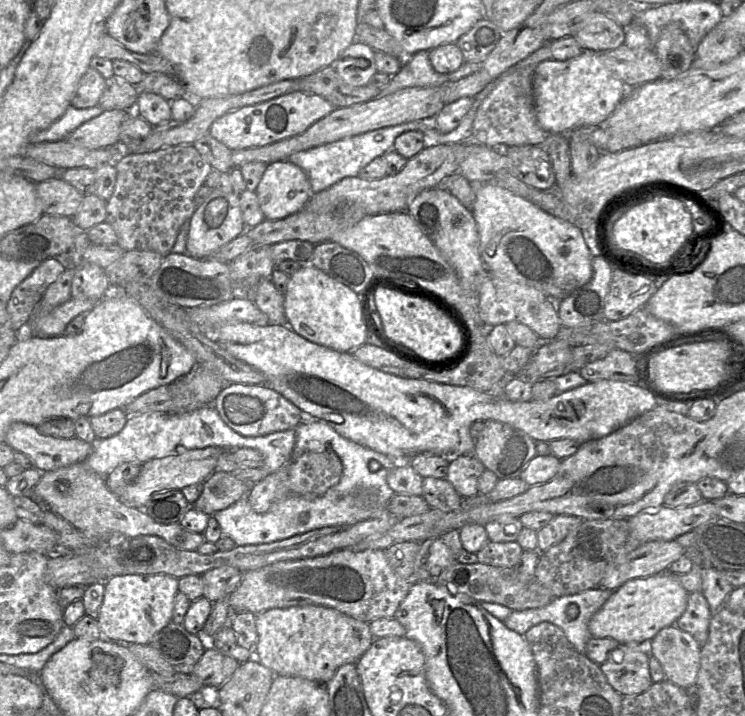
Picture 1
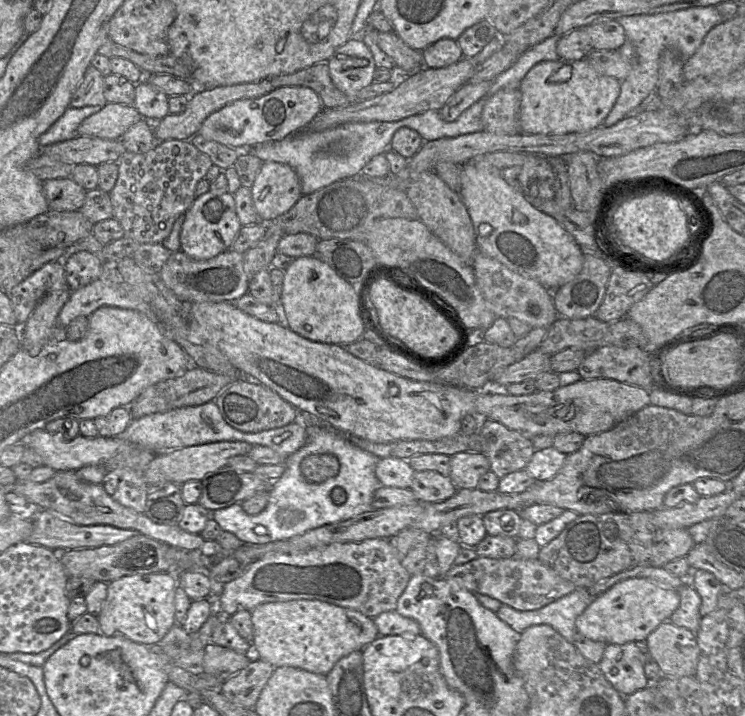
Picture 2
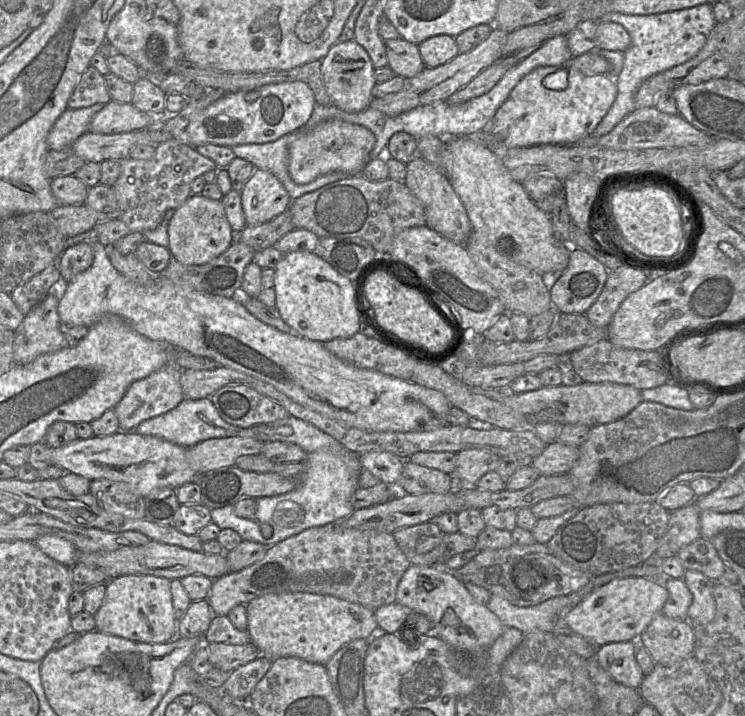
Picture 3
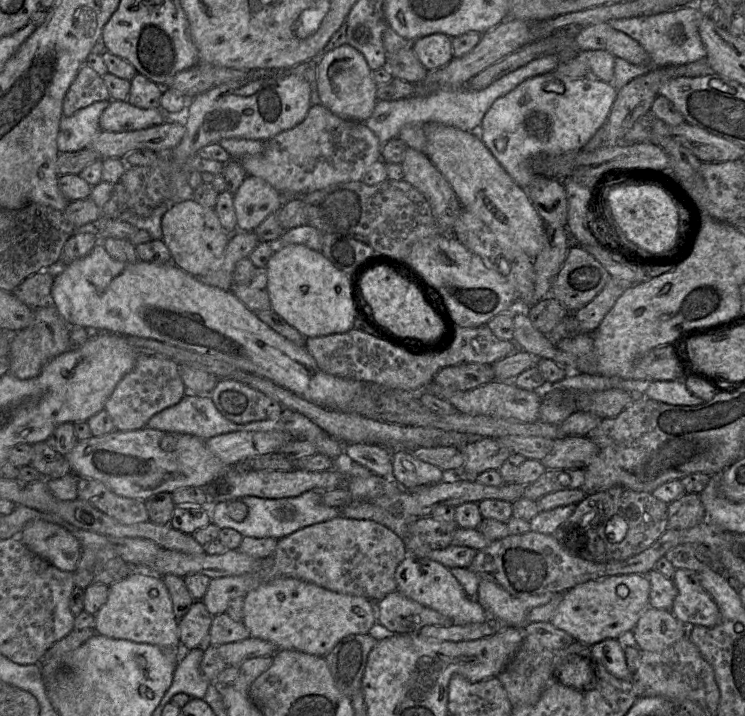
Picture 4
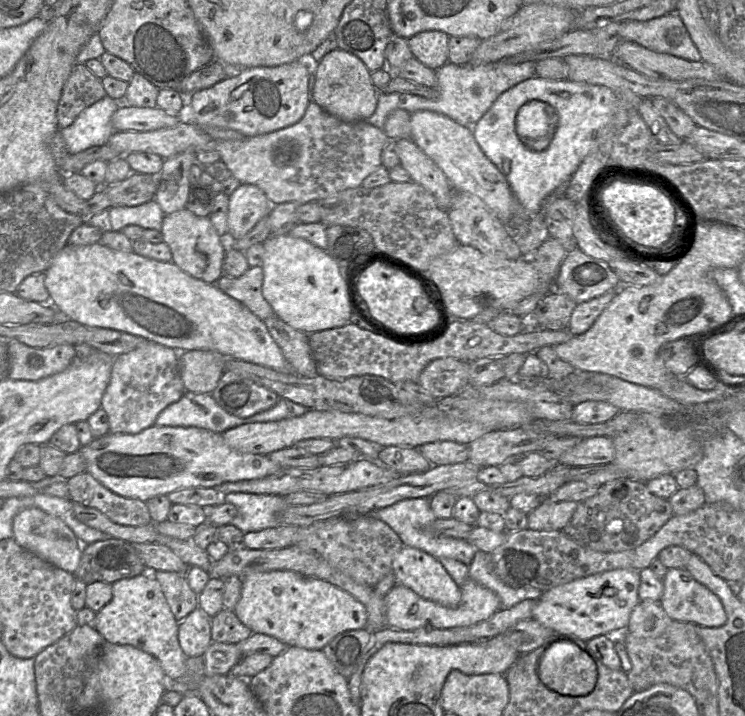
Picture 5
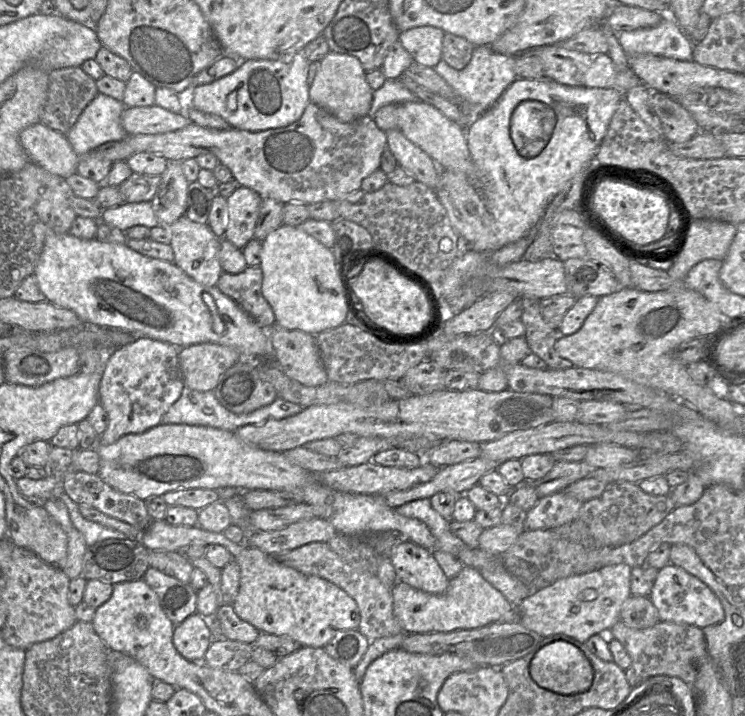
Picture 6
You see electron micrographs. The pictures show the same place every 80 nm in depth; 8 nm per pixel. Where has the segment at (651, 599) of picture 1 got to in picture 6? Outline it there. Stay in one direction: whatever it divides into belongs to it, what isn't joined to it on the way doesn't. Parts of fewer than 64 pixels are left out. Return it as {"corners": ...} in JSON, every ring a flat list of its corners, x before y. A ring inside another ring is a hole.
{"corners":[[617,564,562,578,538,590,514,608,517,621,543,638,568,636,585,643,593,635,604,635,620,621,621,607,631,596,630,577,631,568,626,564]]}

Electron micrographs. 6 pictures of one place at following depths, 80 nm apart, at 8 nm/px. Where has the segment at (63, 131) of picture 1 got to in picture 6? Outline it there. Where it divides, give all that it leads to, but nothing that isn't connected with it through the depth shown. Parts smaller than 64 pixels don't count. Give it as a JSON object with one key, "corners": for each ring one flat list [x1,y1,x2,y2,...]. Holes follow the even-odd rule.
{"corners":[[99,92,66,134,73,151,83,156,107,142,126,139,121,124,125,108,123,101]]}

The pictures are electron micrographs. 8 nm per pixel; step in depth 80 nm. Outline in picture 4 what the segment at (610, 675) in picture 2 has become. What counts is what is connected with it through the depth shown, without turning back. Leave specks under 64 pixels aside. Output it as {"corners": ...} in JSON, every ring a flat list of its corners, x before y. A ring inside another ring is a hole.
{"corners":[[606,639,590,647,592,655,604,668,616,678,630,681,632,672,629,670,624,647,617,639]]}

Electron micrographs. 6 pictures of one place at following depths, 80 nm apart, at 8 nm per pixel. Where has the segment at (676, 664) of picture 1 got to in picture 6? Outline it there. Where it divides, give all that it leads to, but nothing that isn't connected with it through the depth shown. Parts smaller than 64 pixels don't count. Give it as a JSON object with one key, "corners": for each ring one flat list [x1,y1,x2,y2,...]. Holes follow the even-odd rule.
{"corners":[[634,595,623,603,620,620,633,629,650,628,660,622,658,611,650,599]]}

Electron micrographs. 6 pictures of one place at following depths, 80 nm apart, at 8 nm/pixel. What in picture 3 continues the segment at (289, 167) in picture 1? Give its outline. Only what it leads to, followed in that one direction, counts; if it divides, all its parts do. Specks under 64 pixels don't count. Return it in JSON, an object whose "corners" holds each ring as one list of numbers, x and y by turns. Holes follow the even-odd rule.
{"corners":[[255,169,241,190,241,202,247,226,256,226,285,212,292,199,276,176]]}

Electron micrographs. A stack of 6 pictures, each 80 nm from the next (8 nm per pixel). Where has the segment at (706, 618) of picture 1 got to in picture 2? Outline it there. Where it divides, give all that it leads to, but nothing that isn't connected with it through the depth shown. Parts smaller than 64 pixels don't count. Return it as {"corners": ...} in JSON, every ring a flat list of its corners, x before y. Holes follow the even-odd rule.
{"corners":[[684,585,677,591,680,596,680,604,671,615,669,621,676,626,684,627,696,634,702,618,699,612,701,597,697,591,689,585]]}

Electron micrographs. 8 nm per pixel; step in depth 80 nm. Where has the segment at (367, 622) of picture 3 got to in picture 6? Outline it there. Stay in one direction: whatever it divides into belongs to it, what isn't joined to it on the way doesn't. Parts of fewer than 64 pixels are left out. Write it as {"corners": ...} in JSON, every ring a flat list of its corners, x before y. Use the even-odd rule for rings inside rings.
{"corners":[[230,542,227,549,240,567,239,591,231,605,261,633,290,637,301,647,323,648,338,632,358,629,357,603,337,585,282,565,246,542]]}

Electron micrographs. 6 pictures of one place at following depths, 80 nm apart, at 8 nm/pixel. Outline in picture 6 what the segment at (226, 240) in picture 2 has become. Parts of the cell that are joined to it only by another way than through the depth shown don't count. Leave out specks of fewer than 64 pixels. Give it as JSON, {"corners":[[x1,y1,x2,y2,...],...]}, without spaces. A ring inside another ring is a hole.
{"corners":[[184,215,166,227,171,235,173,263,196,282,207,287,216,286,223,273,219,259,222,238,218,238,207,223,193,222]]}

